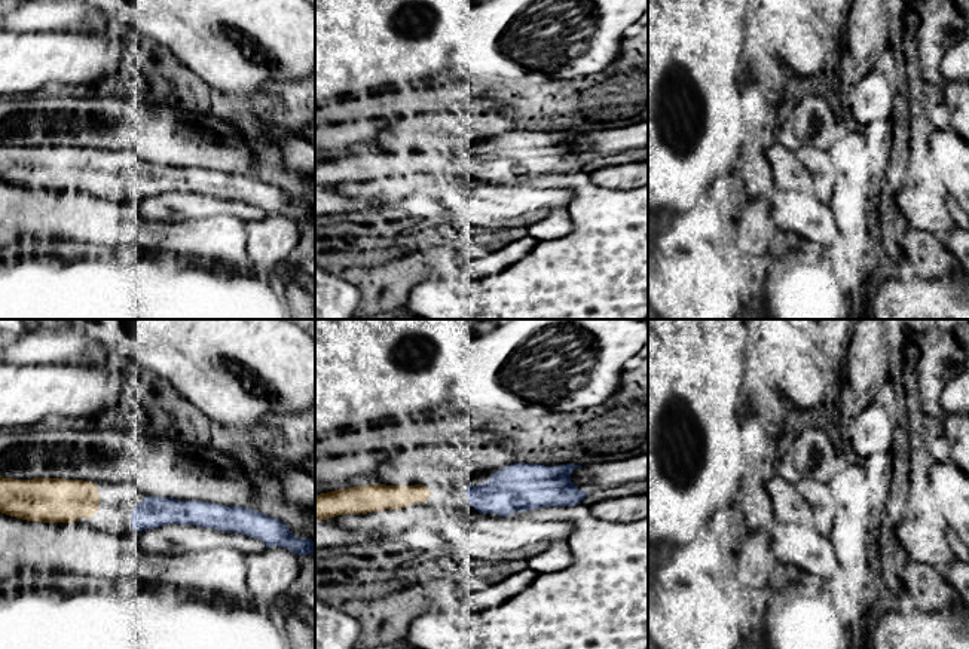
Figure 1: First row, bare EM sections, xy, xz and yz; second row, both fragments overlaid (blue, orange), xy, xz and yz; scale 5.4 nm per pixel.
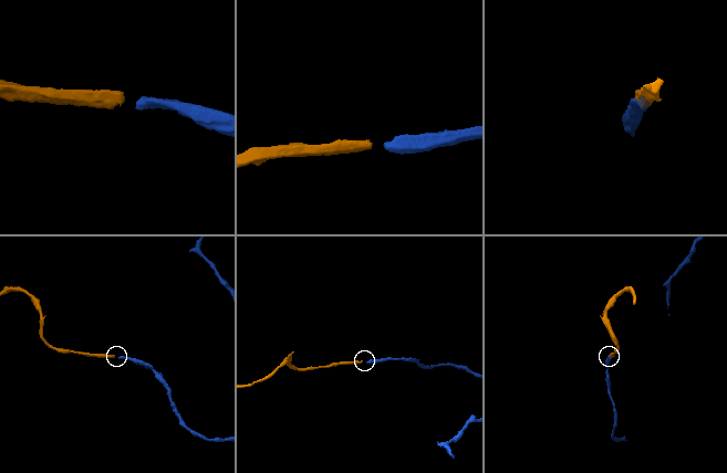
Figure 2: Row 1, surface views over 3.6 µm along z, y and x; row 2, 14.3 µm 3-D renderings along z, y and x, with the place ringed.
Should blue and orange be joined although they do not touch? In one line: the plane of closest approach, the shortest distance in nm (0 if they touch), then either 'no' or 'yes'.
nearest in xy; 180 nm apart; yes

